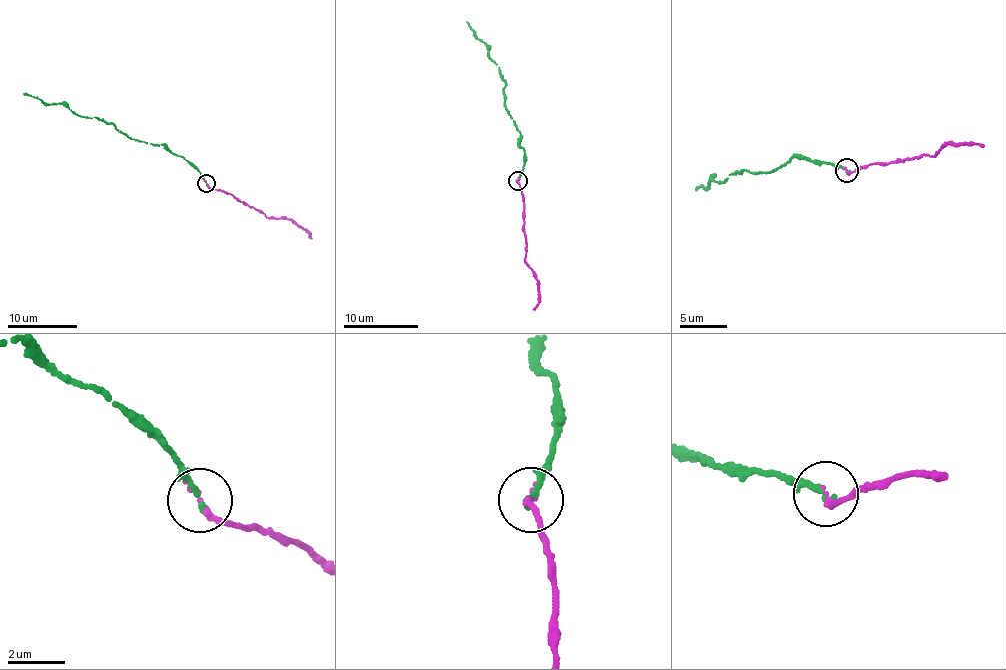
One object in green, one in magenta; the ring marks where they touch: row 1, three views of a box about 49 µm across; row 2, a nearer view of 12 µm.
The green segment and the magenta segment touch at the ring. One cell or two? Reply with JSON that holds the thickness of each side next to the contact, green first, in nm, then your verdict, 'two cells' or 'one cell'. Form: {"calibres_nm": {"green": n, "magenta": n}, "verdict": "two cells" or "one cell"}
{"calibres_nm": {"green": 240, "magenta": 200}, "verdict": "one cell"}

